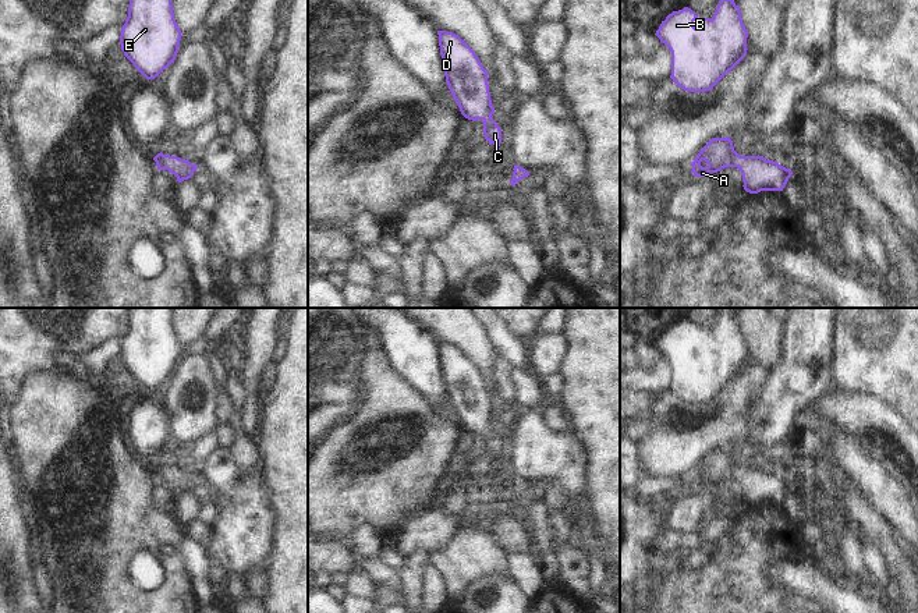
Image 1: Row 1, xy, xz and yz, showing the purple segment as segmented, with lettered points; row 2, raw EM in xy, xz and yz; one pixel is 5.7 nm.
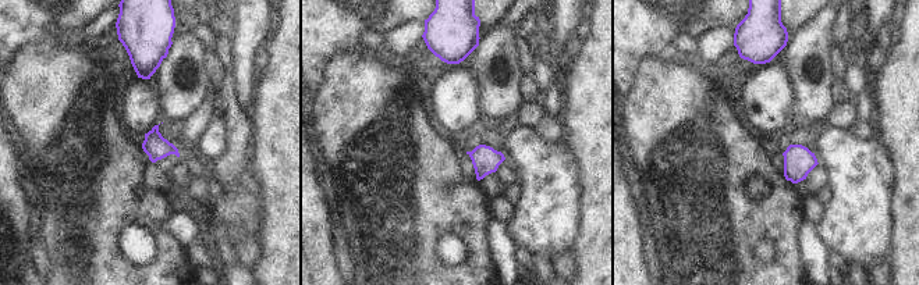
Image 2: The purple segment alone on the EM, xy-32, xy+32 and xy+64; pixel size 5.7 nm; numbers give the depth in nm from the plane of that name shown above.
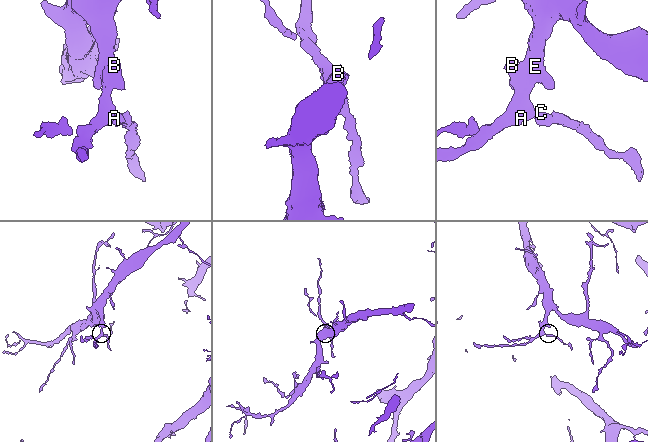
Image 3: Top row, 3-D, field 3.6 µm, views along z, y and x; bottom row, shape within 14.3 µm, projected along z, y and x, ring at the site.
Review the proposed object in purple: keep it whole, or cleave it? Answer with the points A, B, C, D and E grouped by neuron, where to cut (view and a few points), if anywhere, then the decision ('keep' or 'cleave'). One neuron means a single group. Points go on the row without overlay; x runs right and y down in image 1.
A B C D E; no cut; keep

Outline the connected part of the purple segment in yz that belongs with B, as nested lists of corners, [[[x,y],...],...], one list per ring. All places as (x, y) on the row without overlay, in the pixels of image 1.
[[[720,311],[713,330],[699,330],[685,319],[673,323],[655,346],[671,364],[673,394],[687,404],[710,403],[729,383],[747,368],[747,350],[740,318],[734,311]]]

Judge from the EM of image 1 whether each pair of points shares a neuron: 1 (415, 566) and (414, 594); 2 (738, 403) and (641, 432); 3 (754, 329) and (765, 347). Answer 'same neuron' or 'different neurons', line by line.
1: same neuron
2: different neurons
3: same neuron

